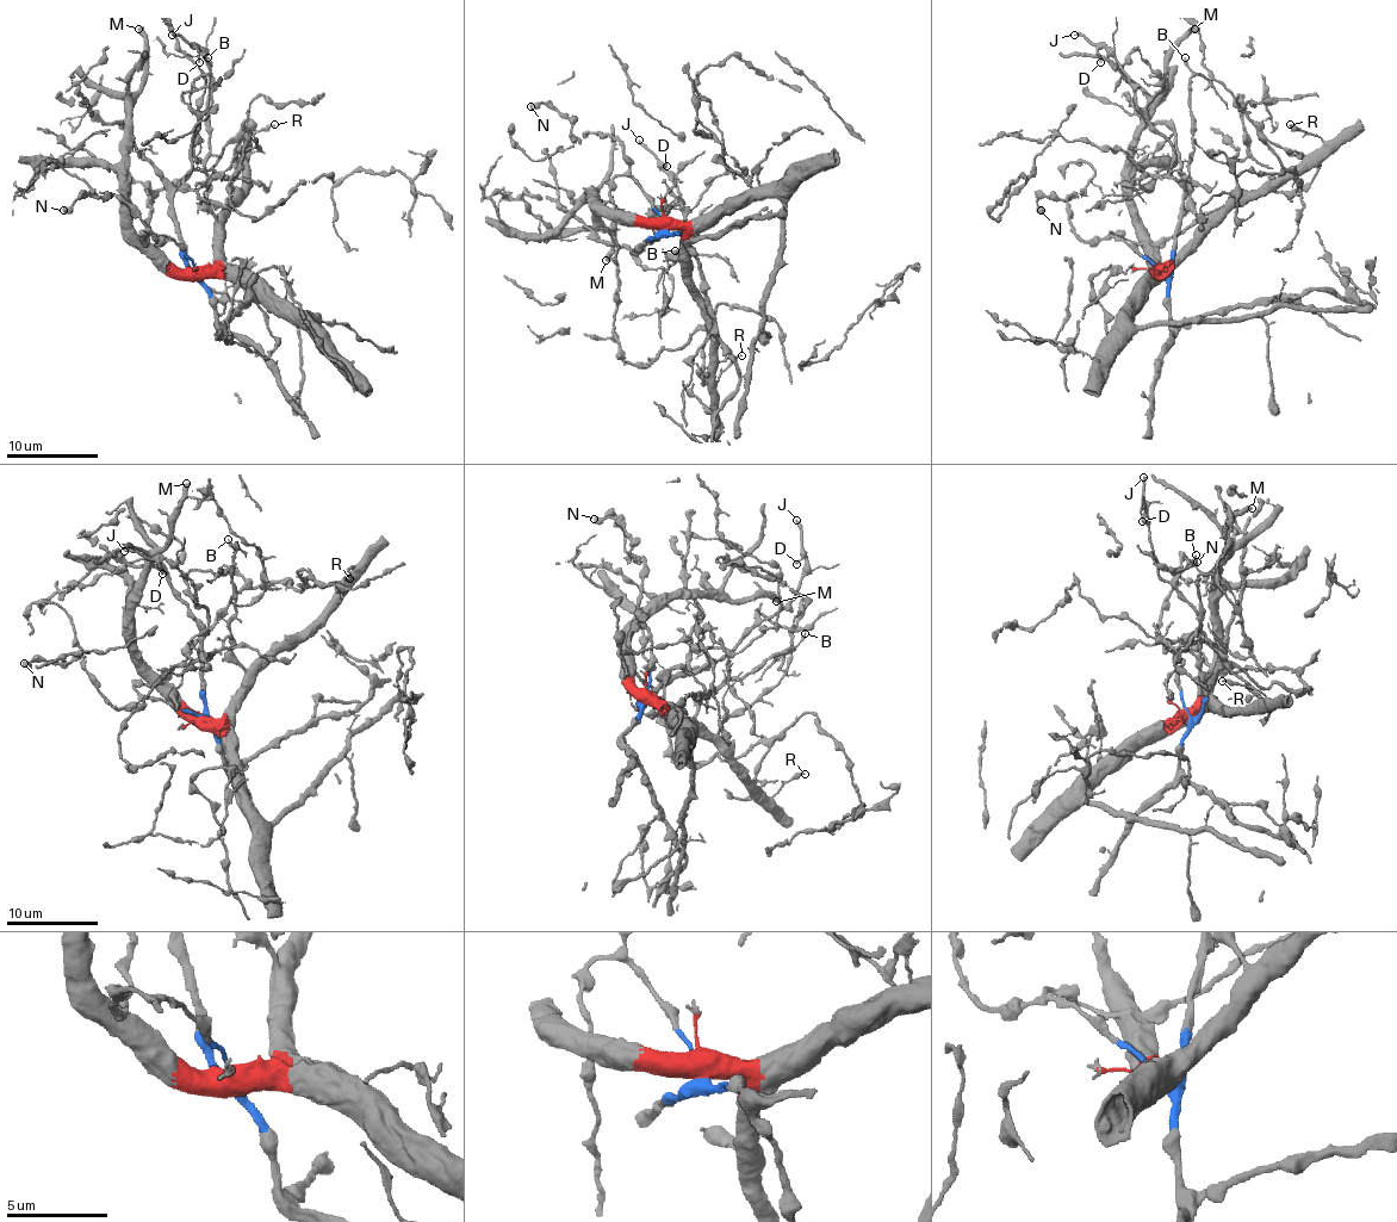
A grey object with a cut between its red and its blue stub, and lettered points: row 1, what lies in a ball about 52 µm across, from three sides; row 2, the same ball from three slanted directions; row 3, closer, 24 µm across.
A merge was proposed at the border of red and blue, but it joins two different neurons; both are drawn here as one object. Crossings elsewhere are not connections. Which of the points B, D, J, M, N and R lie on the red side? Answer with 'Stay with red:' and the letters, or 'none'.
Stay with red: B, M, R

